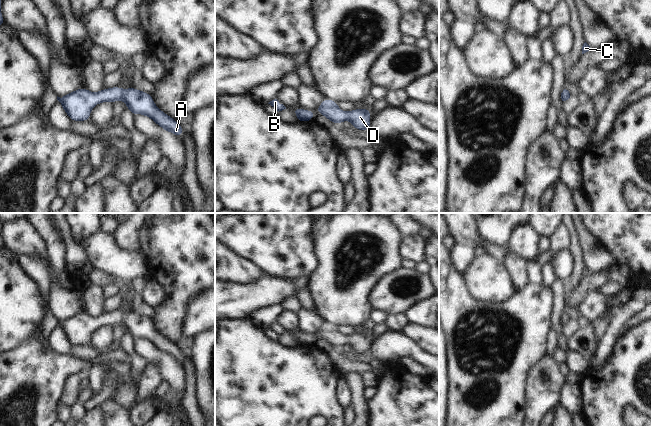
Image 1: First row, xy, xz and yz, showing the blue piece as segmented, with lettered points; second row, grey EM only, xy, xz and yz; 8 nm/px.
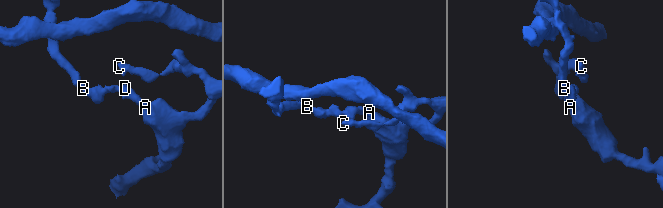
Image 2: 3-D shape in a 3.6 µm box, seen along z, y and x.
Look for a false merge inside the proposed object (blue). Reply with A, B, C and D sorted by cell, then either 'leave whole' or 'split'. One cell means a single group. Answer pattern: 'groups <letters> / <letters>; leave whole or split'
groups A B C D; leave whole

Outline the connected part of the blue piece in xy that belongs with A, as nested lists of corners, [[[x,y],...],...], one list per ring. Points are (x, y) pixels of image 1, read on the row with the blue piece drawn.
[[[117,86],[102,89],[96,93],[91,93],[87,88],[79,88],[61,98],[57,96],[57,100],[71,121],[89,121],[91,109],[98,103],[114,103],[117,100],[122,100],[133,115],[145,115],[166,132],[172,132],[180,138],[183,134],[183,127],[178,124],[176,119],[169,117],[156,107],[152,95],[134,87],[123,90]]]

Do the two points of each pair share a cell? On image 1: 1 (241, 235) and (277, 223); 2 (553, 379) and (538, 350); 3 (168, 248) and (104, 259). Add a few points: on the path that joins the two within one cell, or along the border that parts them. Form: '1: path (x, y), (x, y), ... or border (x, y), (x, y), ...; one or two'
1: path (250, 235), (265, 235), (268, 232); one
2: border (547, 354), (532, 367), (528, 377); two
3: border (144, 256), (146, 276); two

